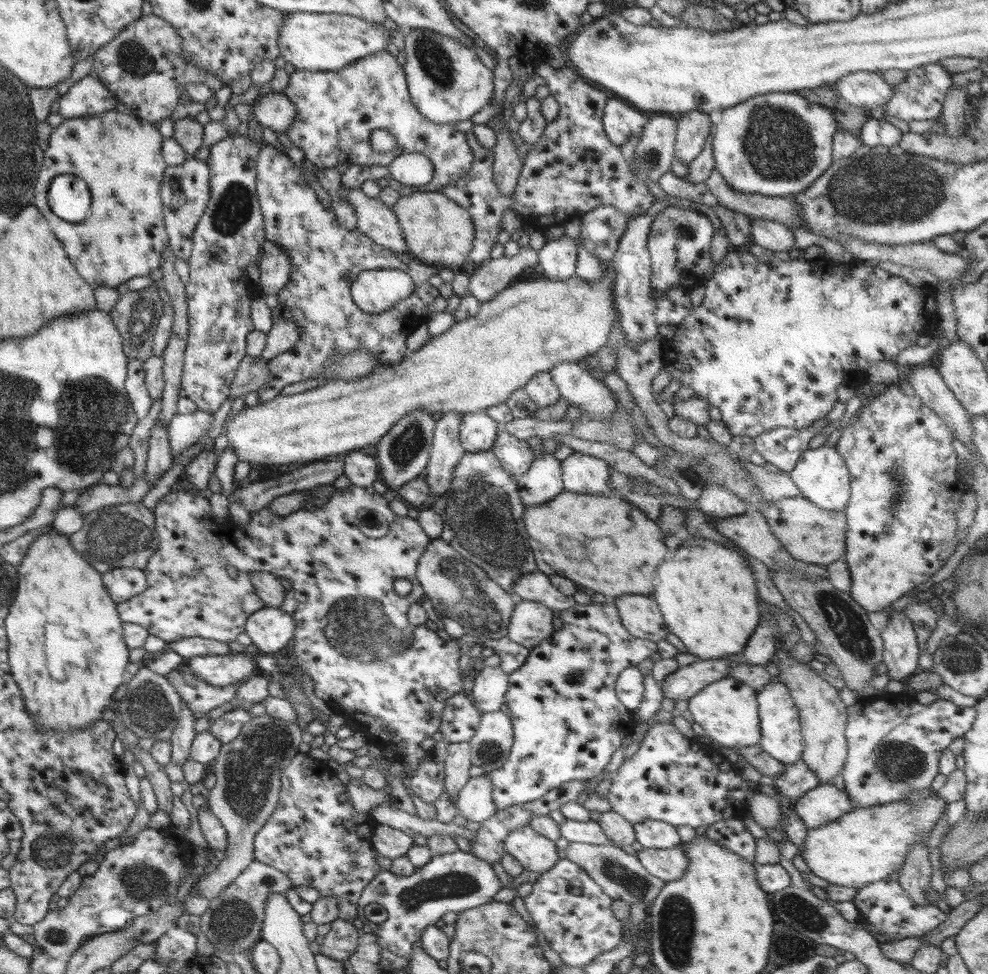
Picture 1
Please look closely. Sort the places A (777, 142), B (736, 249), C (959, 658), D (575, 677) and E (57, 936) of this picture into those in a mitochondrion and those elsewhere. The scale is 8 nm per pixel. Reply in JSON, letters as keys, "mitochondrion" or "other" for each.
{"A":"mitochondrion","B":"other","C":"mitochondrion","D":"mitochondrion","E":"mitochondrion"}

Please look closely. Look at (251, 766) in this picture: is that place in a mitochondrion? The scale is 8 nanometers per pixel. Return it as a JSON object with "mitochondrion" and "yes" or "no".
{"mitochondrion":"yes"}

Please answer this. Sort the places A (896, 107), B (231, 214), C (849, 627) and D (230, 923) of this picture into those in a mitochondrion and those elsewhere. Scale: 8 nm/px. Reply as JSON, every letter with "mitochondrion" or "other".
{"A":"other","B":"mitochondrion","C":"mitochondrion","D":"mitochondrion"}

